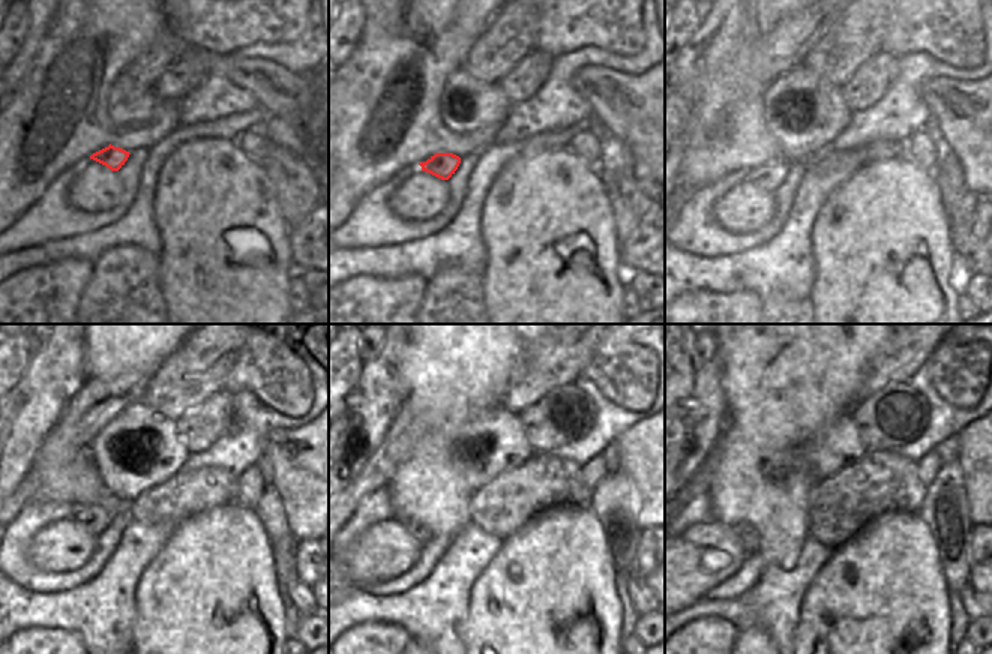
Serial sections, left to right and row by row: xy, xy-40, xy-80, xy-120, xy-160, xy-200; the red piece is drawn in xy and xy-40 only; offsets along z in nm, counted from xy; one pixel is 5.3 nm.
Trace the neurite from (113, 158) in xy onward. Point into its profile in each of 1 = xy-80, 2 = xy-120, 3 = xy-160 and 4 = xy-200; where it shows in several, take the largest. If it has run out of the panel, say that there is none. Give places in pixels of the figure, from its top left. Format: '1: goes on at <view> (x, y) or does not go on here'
1: goes on at xy-80 (769, 177)
2: goes on at xy-120 (95, 518)
3: goes on at xy-160 (419, 530)
4: goes on at xy-200 (748, 534)

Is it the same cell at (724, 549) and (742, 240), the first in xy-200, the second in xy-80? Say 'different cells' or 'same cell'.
different cells

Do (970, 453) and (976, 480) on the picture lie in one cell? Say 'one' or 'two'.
one

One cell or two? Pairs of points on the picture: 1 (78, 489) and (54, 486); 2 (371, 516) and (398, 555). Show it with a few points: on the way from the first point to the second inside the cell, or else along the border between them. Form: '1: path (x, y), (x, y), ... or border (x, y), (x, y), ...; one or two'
1: path (72, 486), (60, 486); one
2: border (393, 518), (369, 525), (350, 546); two

